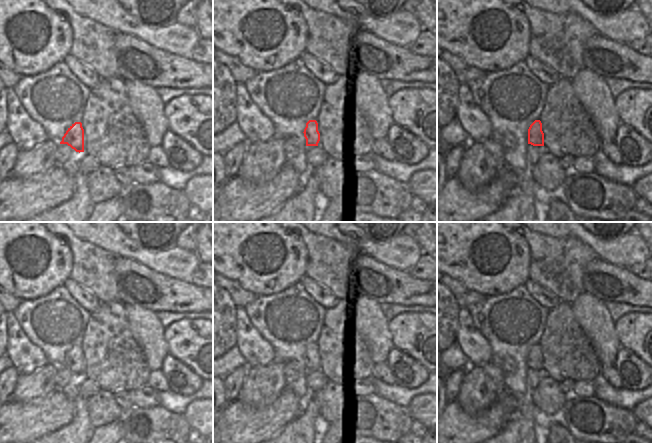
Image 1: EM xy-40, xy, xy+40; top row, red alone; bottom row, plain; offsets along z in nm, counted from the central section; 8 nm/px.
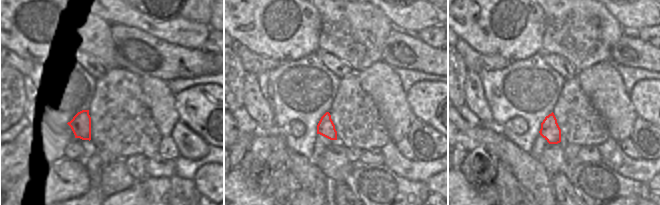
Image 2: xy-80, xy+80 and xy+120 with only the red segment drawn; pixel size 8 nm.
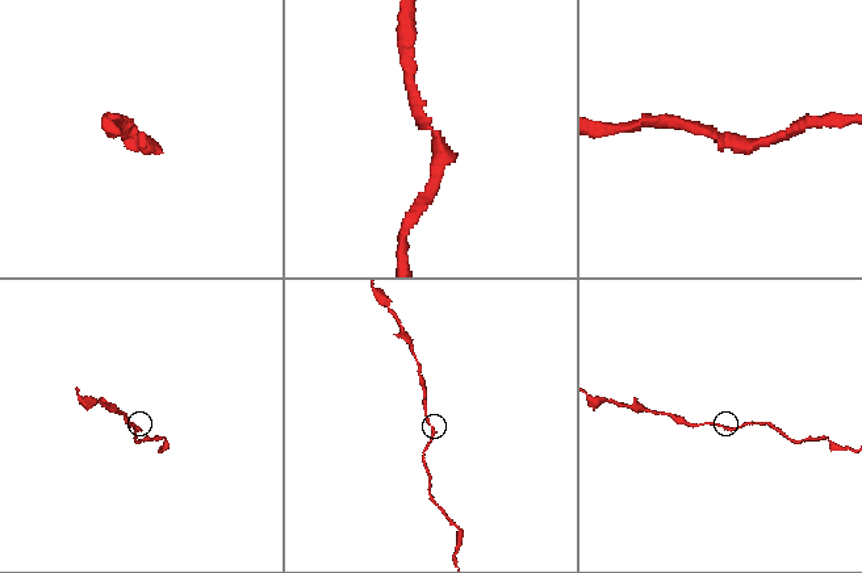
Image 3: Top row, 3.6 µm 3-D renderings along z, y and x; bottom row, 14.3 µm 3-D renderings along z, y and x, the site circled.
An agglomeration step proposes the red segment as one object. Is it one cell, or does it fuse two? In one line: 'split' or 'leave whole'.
leave whole

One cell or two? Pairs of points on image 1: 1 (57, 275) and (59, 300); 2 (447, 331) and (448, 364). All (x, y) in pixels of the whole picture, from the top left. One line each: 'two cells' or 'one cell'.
1: two cells
2: two cells

